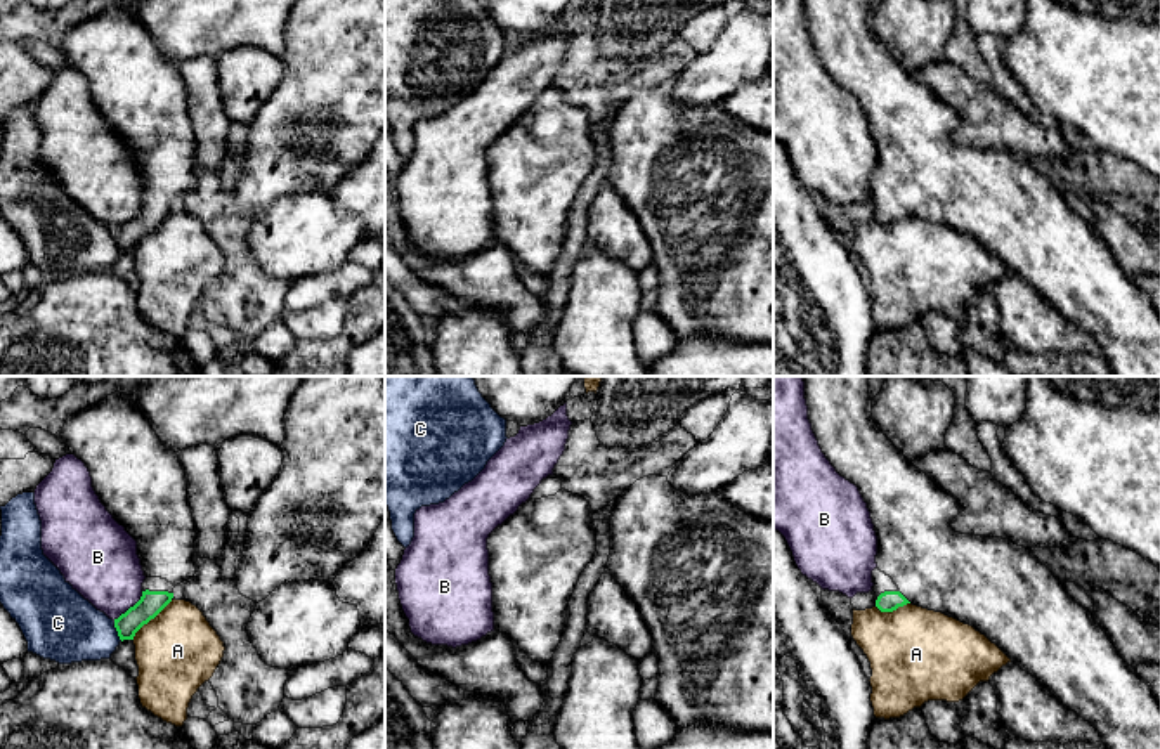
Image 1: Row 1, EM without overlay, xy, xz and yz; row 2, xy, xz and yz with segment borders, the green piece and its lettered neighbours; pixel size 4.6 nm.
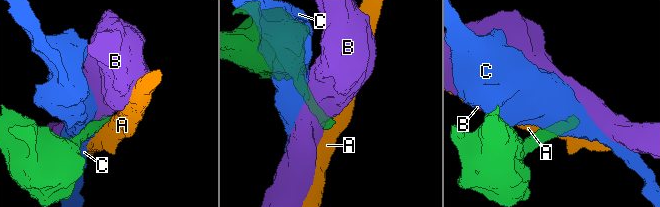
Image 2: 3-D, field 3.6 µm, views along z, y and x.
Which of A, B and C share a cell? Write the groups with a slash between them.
A / B / C

